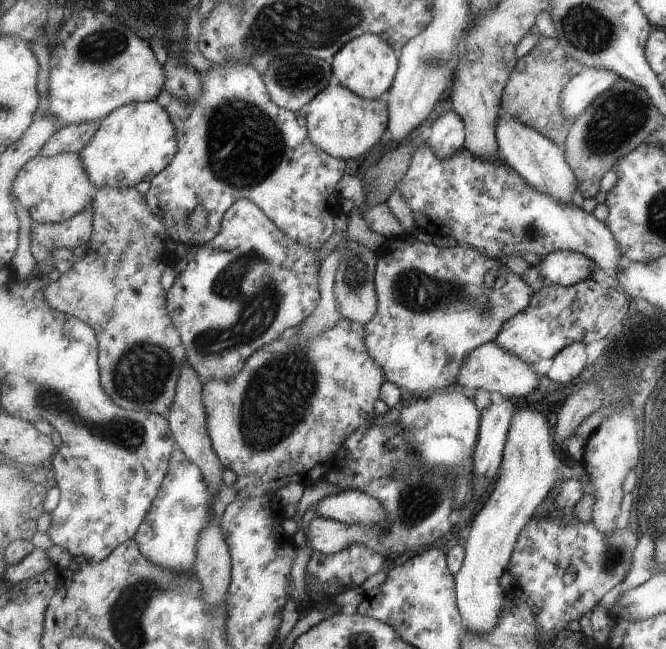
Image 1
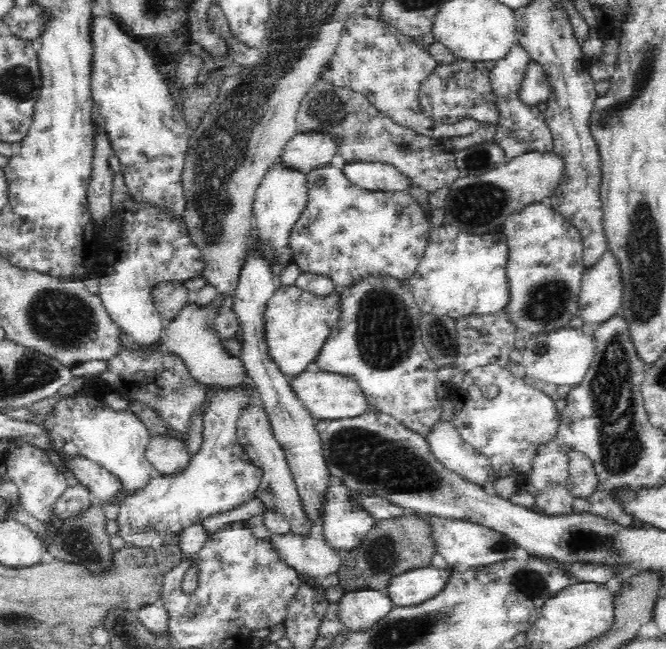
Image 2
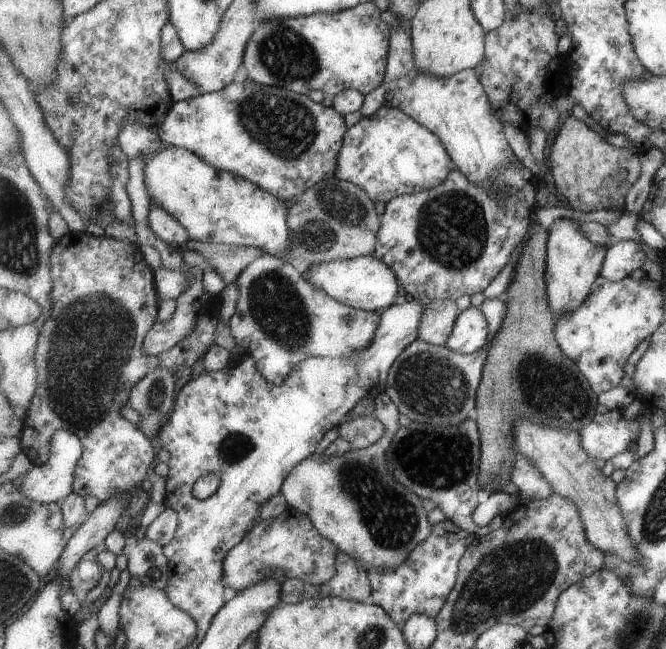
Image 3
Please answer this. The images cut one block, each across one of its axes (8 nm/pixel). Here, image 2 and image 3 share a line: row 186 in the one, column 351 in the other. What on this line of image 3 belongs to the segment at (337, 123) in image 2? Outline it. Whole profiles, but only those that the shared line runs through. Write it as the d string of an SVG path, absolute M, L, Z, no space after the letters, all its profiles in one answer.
M374 414L351 418L350 422L339 426L338 432L351 441L353 450L370 447L385 436L385 425Z

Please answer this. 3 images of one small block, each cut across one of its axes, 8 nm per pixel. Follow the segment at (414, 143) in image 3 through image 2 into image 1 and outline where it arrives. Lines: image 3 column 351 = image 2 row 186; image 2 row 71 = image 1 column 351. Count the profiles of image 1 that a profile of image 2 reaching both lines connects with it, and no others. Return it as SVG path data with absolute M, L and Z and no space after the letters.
M341 84L327 86L313 98L304 111L309 126L309 136L321 150L335 158L359 158L369 152L388 130L389 105L385 98L366 99Z

